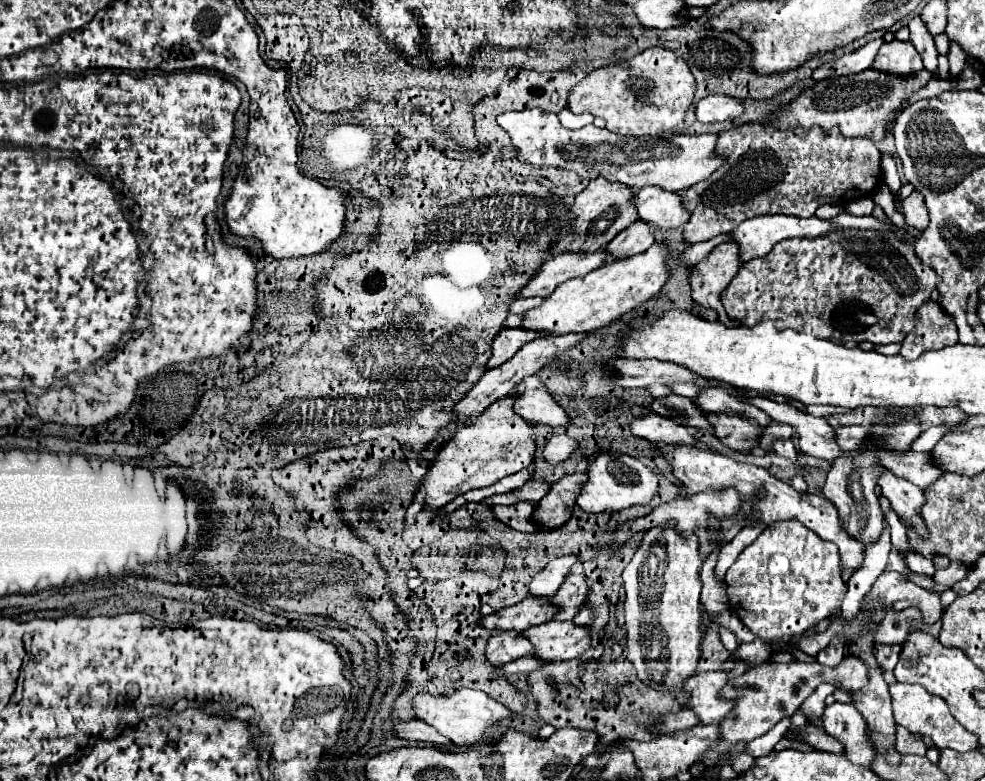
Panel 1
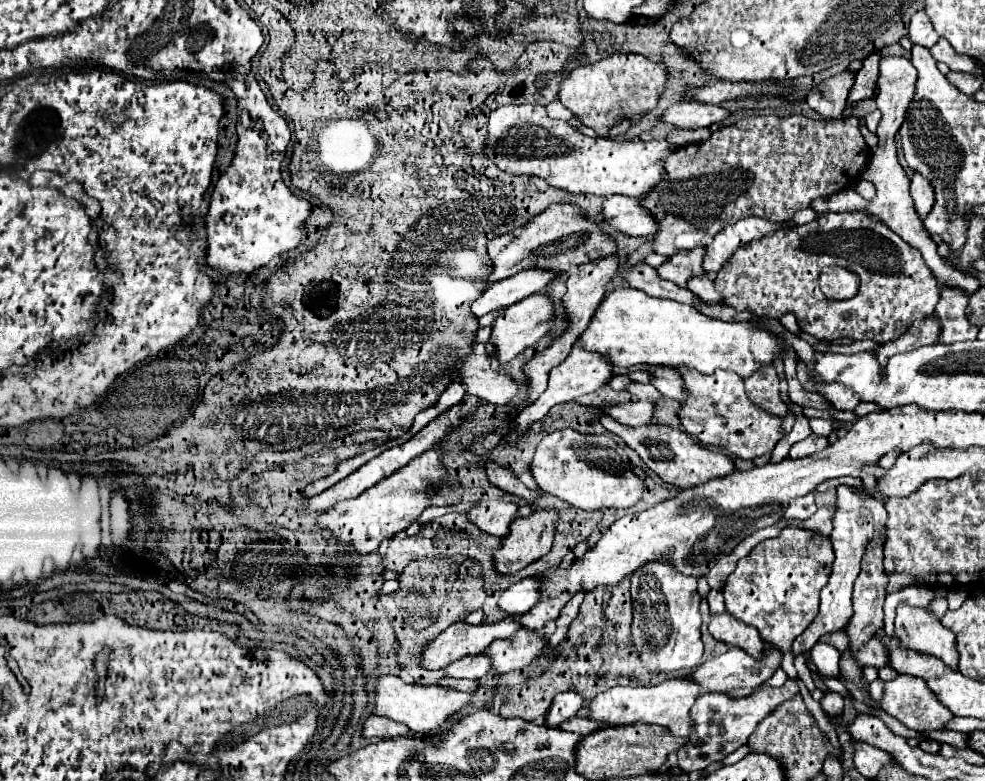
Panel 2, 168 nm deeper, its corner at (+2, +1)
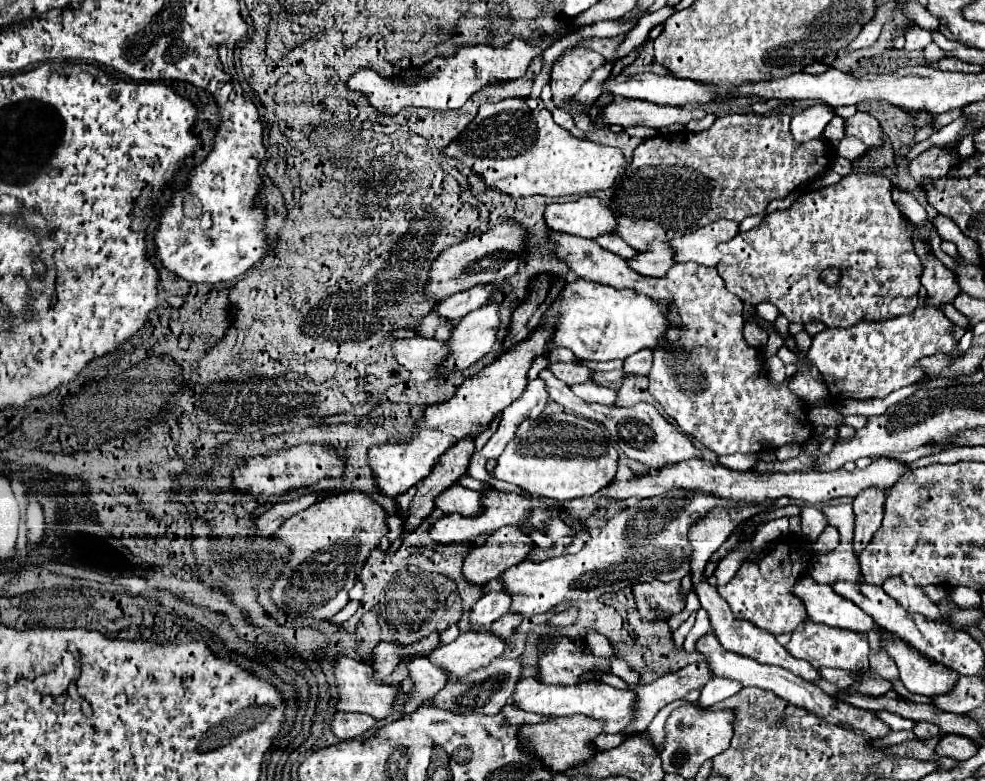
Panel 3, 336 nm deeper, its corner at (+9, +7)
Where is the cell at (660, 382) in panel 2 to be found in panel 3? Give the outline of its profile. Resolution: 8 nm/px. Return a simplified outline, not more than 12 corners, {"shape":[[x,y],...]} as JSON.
{"shape":[[644,348],[624,360],[624,372],[648,376],[652,350]]}

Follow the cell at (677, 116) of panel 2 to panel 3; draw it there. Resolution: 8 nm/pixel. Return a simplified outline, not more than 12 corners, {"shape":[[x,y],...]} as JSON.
{"shape":[[612,102],[604,122],[670,128],[706,116],[702,108]]}

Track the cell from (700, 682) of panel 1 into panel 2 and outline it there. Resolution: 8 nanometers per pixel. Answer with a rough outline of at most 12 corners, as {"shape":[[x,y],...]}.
{"shape":[[685,678],[651,688],[615,686],[585,708],[611,726],[659,724],[693,730],[701,688]]}

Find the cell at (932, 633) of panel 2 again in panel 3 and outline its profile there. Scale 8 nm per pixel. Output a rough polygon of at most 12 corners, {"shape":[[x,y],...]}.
{"shape":[[888,578],[882,588],[906,612],[934,622],[944,620],[922,588],[900,578]]}

